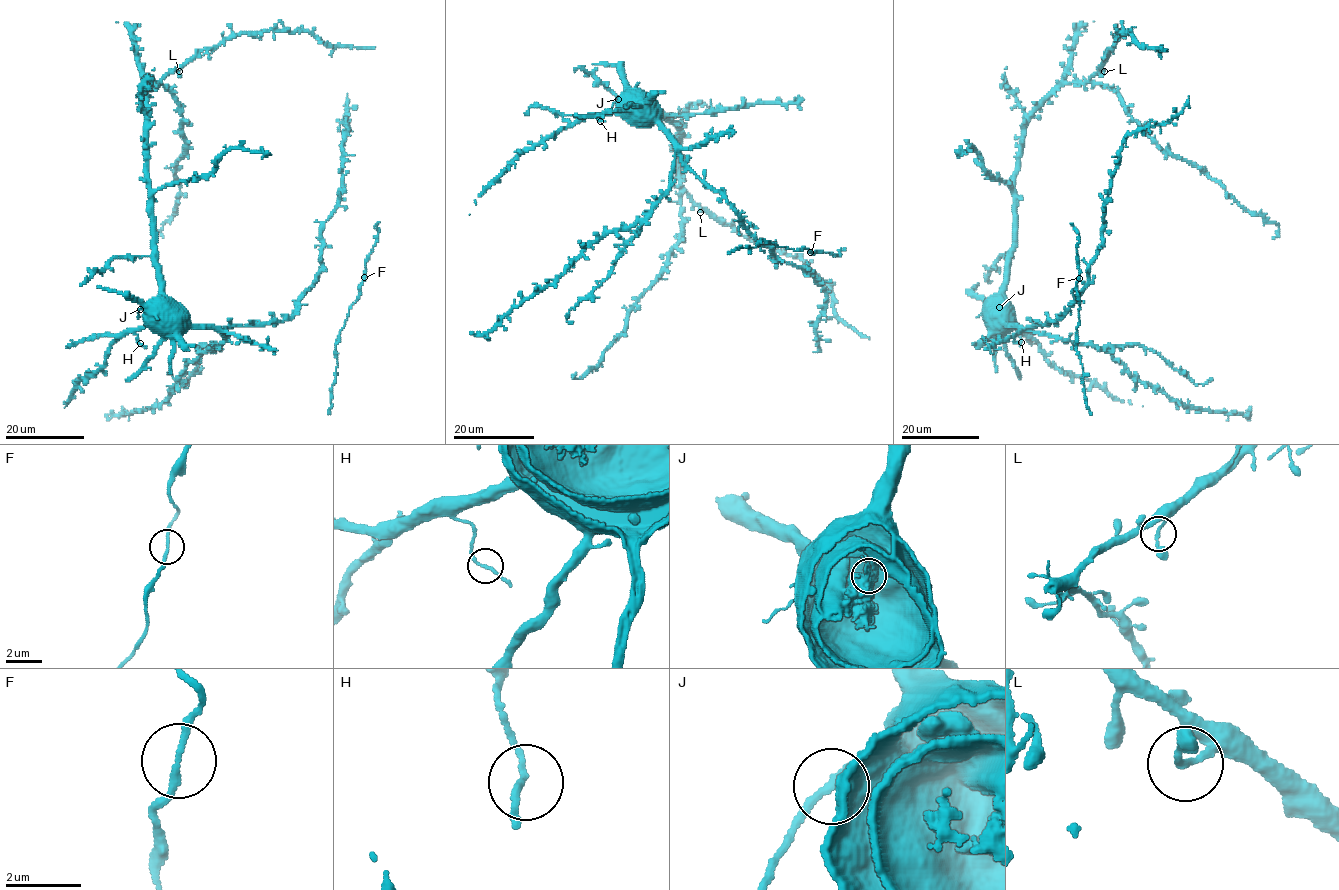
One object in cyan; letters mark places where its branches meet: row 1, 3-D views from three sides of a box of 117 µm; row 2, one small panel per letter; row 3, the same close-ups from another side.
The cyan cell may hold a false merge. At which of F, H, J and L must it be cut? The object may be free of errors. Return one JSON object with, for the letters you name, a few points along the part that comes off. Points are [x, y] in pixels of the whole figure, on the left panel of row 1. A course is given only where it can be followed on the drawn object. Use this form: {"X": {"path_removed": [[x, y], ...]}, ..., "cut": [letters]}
{"cut": []}

